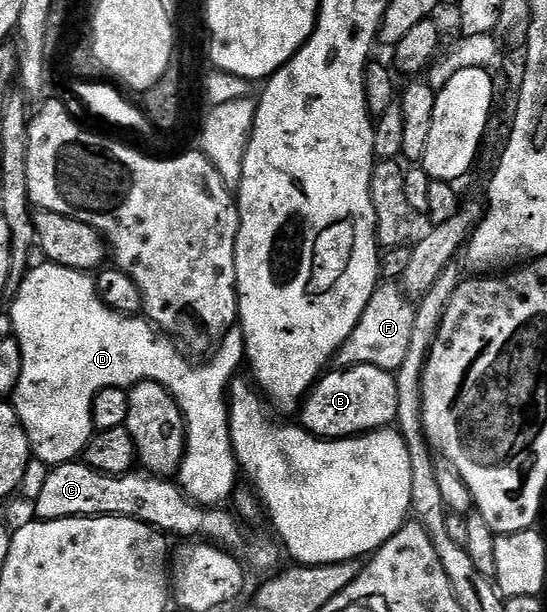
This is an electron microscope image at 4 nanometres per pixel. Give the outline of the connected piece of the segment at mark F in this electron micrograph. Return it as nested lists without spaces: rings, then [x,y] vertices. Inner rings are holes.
[[[381,283],[371,295],[355,331],[343,343],[335,358],[338,366],[374,365],[380,369],[395,371],[403,367],[407,351],[411,347],[413,332],[417,329],[417,310],[404,289],[397,283]]]

